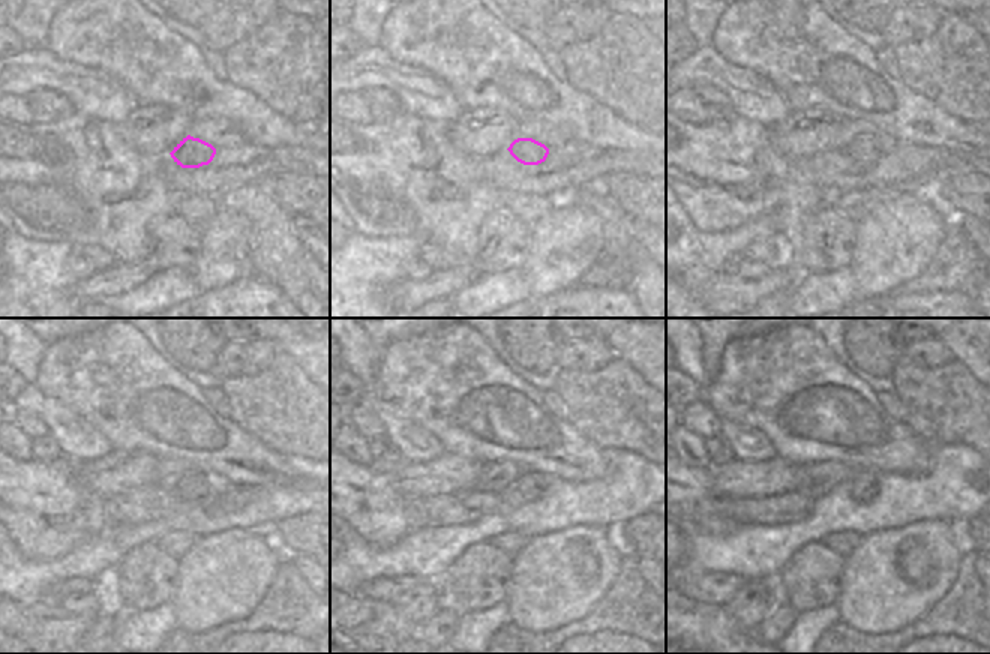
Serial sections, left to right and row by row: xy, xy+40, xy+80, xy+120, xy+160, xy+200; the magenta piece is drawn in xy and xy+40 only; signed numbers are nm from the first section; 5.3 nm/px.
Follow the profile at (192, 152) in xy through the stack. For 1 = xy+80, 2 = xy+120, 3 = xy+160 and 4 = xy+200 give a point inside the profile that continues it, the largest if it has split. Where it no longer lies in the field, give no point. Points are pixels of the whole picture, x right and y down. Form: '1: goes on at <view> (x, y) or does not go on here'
1: goes on at xy+80 (866, 150)
2: goes on at xy+120 (195, 486)
3: goes on at xy+160 (540, 479)
4: goes on at xy+200 (864, 485)

